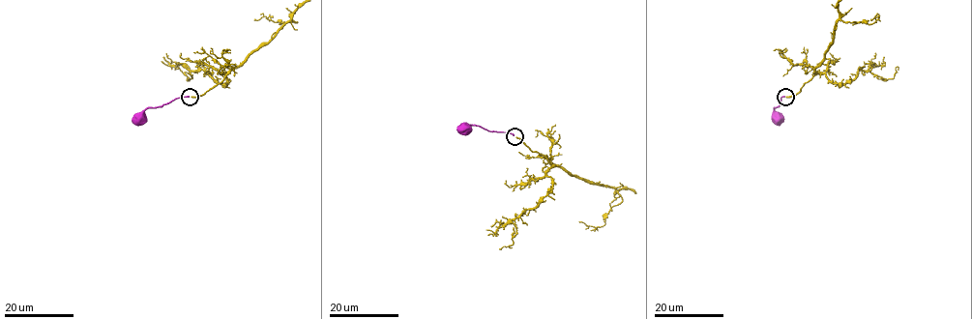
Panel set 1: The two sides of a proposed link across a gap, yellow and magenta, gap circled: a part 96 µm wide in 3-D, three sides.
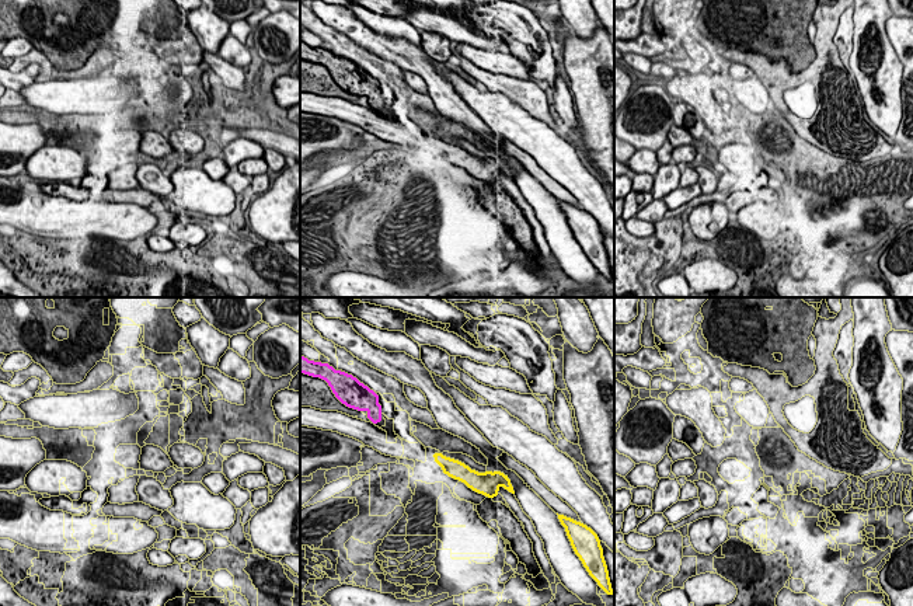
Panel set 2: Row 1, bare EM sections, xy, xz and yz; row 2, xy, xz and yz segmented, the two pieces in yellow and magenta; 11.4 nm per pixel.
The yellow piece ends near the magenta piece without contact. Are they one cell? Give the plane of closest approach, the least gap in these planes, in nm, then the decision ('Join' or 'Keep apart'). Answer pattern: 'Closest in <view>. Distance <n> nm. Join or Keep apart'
Closest in xz. Distance 750 nm. Keep apart

